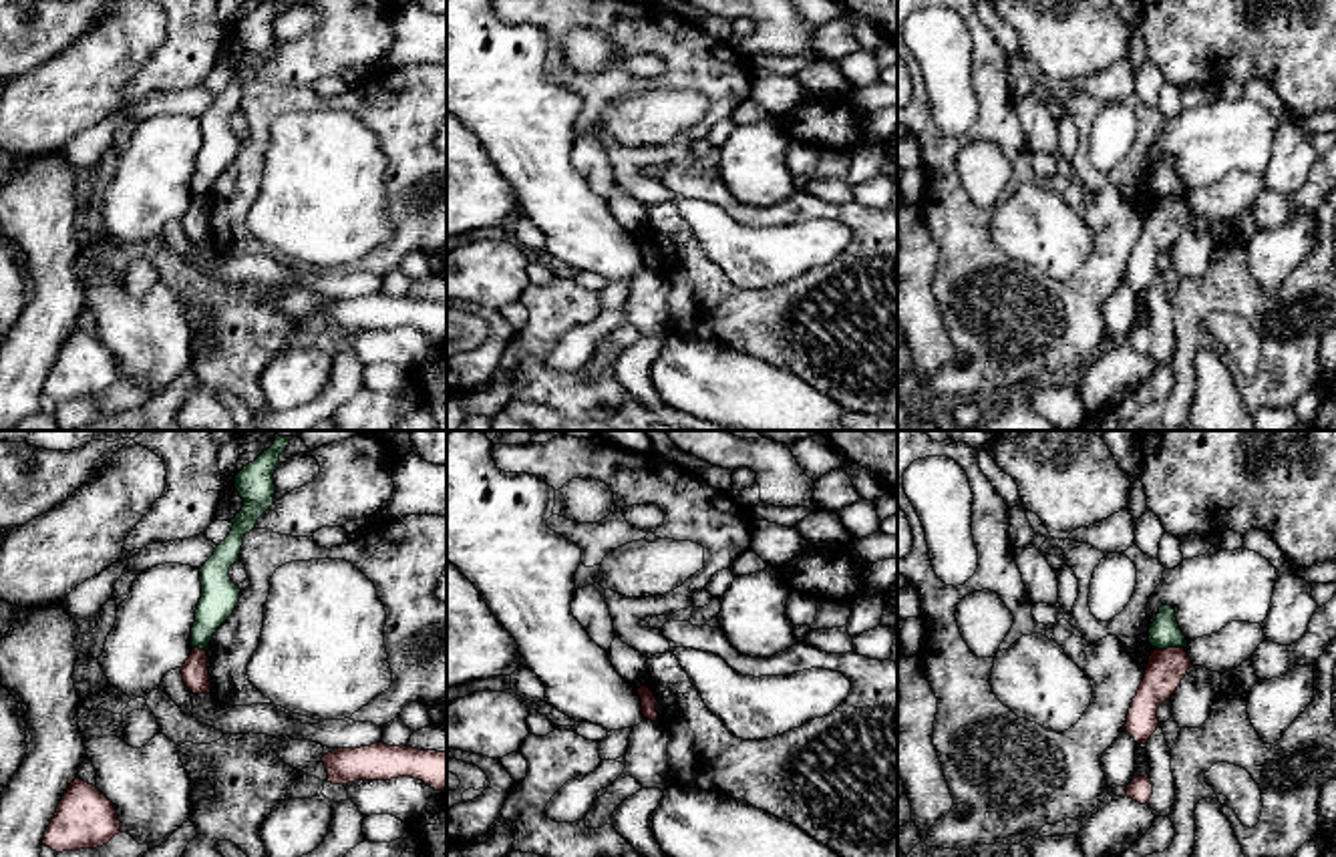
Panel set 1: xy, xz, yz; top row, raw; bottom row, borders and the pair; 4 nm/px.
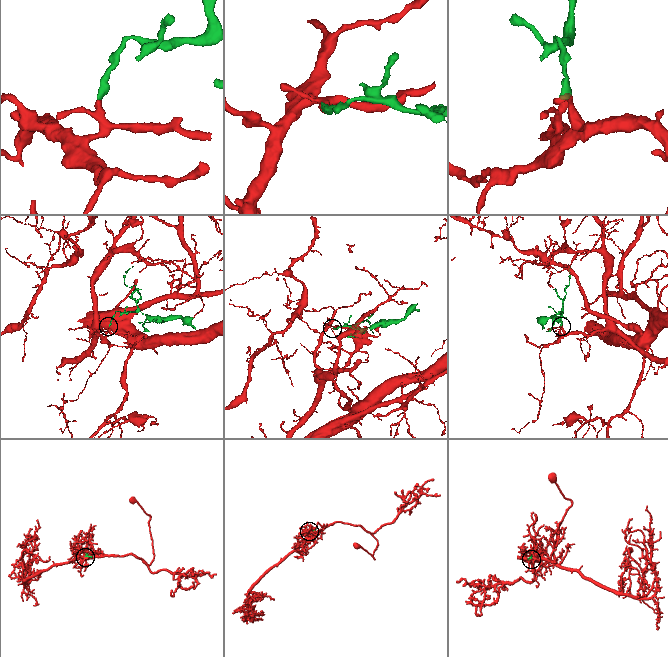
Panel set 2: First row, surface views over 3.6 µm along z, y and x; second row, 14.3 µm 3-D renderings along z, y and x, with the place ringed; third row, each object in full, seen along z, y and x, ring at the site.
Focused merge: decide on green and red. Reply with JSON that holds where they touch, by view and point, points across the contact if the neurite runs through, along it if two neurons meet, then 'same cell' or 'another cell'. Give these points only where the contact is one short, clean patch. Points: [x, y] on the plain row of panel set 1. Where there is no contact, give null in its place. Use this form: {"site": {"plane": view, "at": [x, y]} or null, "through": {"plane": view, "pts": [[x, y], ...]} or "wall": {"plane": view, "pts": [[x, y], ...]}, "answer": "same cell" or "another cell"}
{"site": {"plane": "yz", "at": [1170, 196]}, "answer": "another cell"}

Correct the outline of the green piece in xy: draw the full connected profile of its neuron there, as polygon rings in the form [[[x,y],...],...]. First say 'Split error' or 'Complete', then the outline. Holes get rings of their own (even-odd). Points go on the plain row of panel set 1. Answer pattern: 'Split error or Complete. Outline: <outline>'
Complete. Outline: [[[264,0],[235,24],[235,40],[243,48],[241,60],[231,68],[229,84],[215,97],[199,119],[201,147],[191,177],[191,197],[205,199],[217,177],[233,163],[239,135],[229,127],[229,117],[239,109],[243,87],[256,78],[258,68],[274,54],[274,22],[284,0]]]

